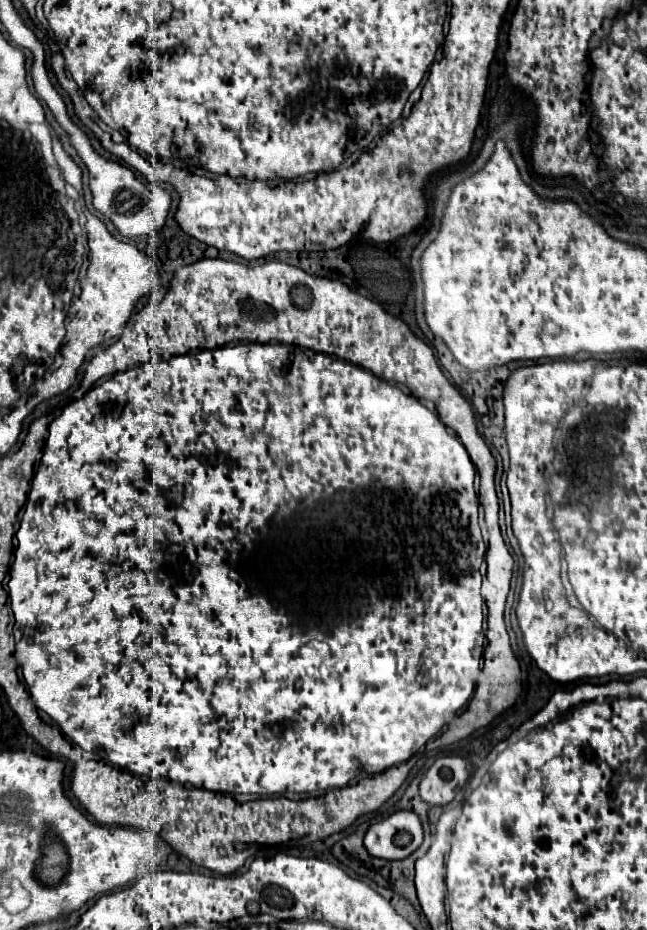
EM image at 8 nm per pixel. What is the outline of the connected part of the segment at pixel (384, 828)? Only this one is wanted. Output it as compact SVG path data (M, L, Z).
M399 810L373 824L365 834L365 848L383 860L403 860L423 842L423 824L411 810Z

